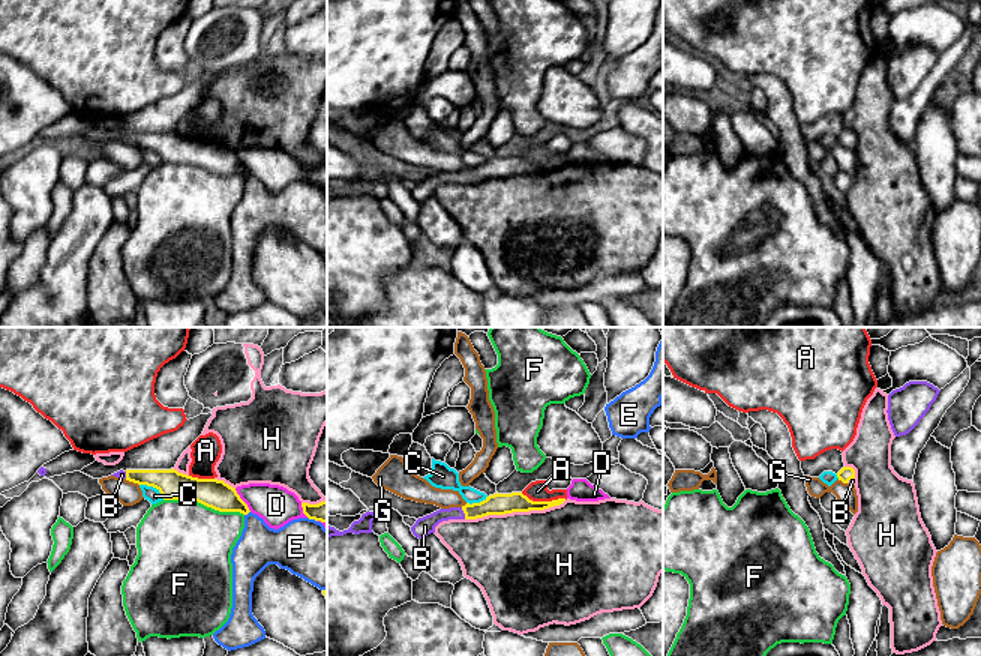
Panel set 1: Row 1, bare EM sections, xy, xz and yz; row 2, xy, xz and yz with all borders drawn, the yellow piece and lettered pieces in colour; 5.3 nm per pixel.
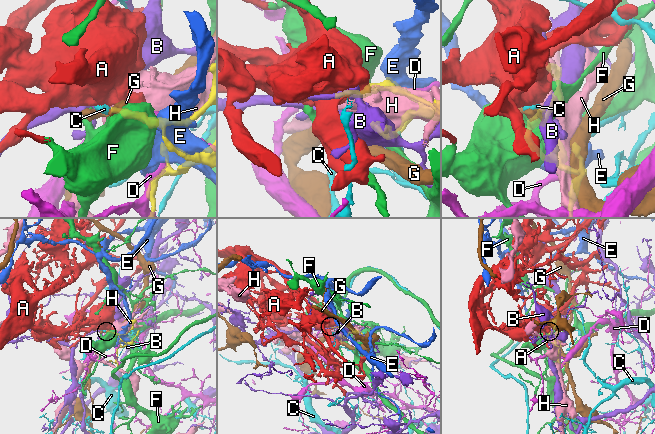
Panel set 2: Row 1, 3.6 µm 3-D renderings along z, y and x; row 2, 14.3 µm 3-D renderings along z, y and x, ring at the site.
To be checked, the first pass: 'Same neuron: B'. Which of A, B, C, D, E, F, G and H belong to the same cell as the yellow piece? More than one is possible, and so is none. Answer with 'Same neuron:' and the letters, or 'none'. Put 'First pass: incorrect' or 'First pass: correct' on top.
First pass: correct
Same neuron: B

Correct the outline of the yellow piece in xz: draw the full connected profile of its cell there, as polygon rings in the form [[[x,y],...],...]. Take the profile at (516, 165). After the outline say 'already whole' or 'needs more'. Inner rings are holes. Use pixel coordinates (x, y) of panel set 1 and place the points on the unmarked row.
[[[522,156],[512,158],[494,158],[486,161],[480,167],[466,167],[462,171],[440,173],[430,179],[418,182],[411,191],[416,201],[423,203],[424,200],[435,197],[435,191],[448,183],[477,183],[488,179],[506,179],[513,176],[530,176],[544,174],[554,170],[560,170],[566,162],[552,165],[532,165]]]; needs more

